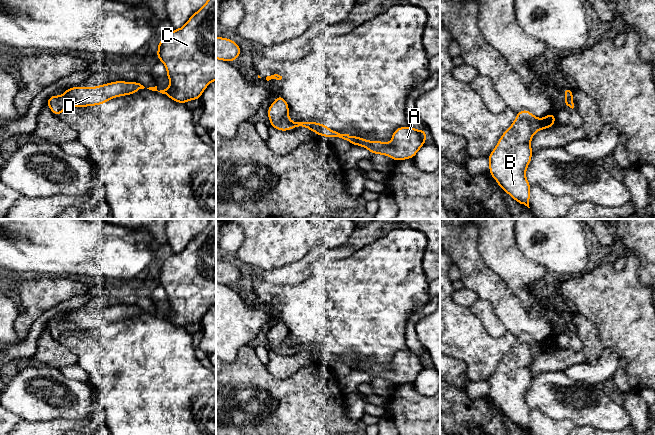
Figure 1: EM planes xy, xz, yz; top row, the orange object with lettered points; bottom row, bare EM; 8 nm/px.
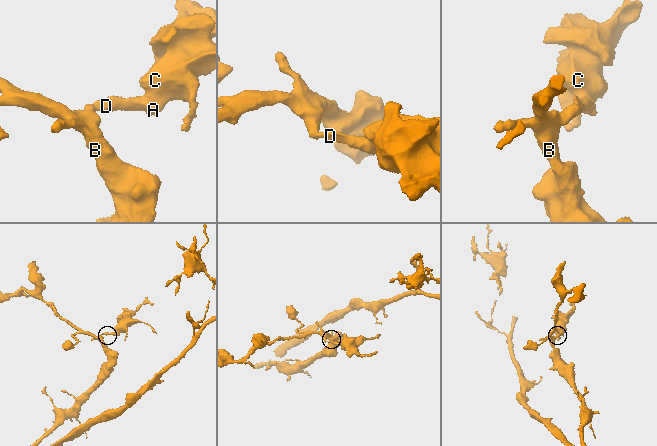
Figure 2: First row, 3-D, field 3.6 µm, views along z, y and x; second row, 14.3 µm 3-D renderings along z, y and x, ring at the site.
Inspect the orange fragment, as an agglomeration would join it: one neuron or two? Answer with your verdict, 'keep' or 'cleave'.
keep

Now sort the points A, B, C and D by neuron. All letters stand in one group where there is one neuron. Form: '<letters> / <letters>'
A B C D

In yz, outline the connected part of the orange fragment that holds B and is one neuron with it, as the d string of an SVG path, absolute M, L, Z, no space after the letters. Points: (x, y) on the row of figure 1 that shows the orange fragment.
M523 109L488 155L490 175L503 191L528 208L531 184L525 174L533 154L530 142L537 131L551 128L555 122L554 112L539 119Z

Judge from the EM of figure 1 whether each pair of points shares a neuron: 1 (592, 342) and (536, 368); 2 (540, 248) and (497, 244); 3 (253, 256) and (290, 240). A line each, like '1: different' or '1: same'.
1: same
2: different
3: same

